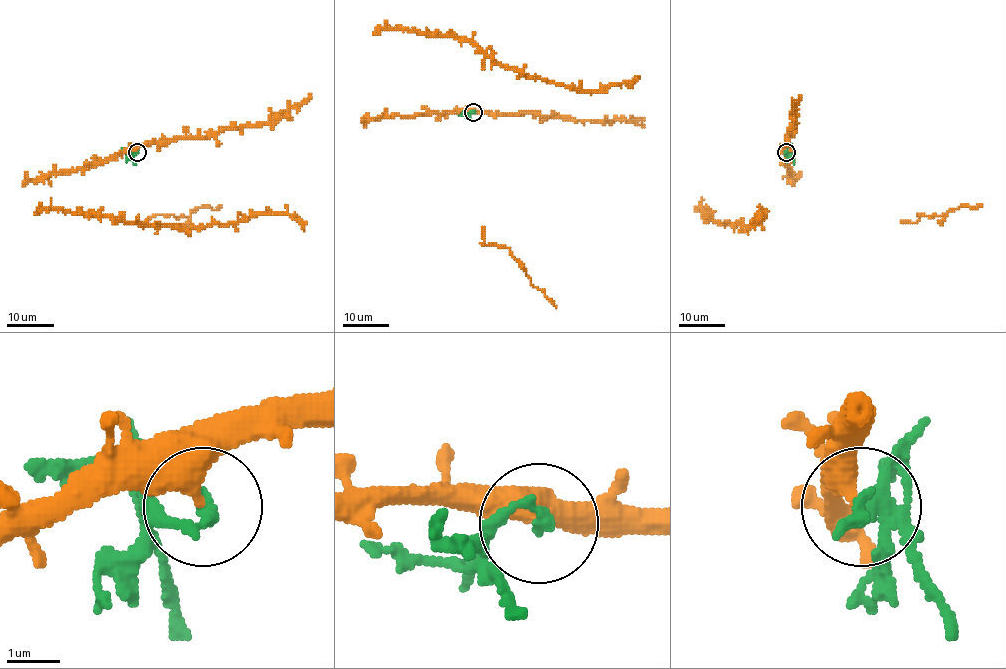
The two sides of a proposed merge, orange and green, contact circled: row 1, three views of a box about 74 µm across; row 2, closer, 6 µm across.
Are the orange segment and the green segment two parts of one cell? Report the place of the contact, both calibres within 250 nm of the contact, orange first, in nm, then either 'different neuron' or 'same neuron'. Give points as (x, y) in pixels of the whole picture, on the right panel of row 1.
at (786, 152); 440 nm thick on the orange side, 240 nm on the other; different neuron

